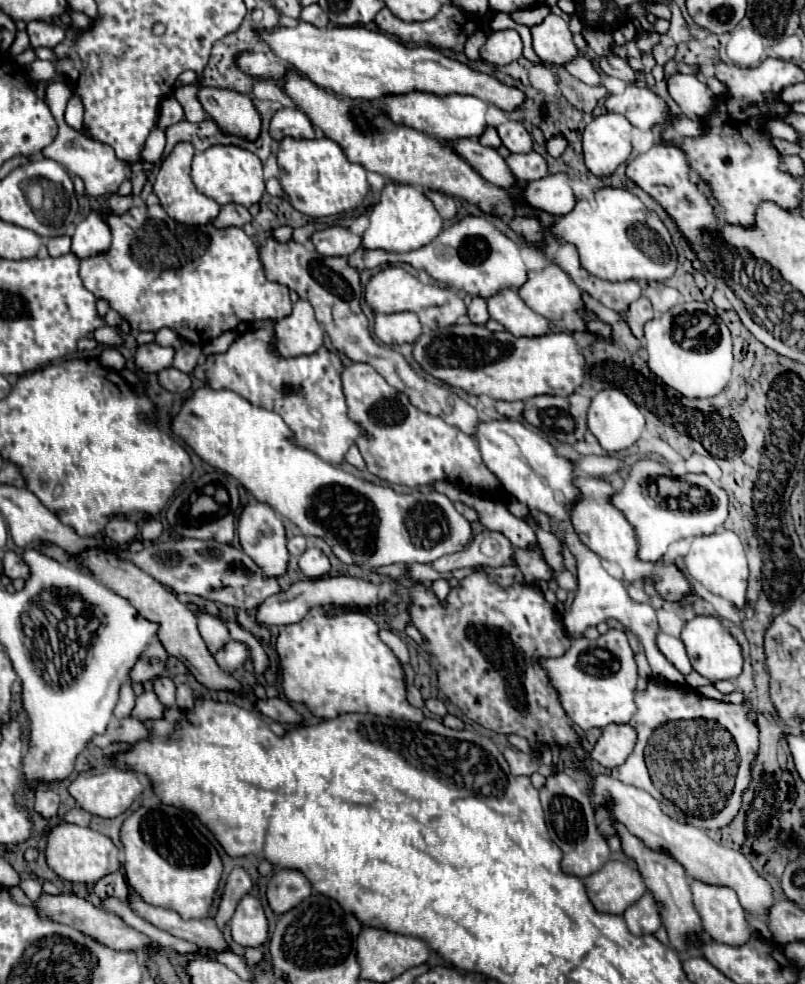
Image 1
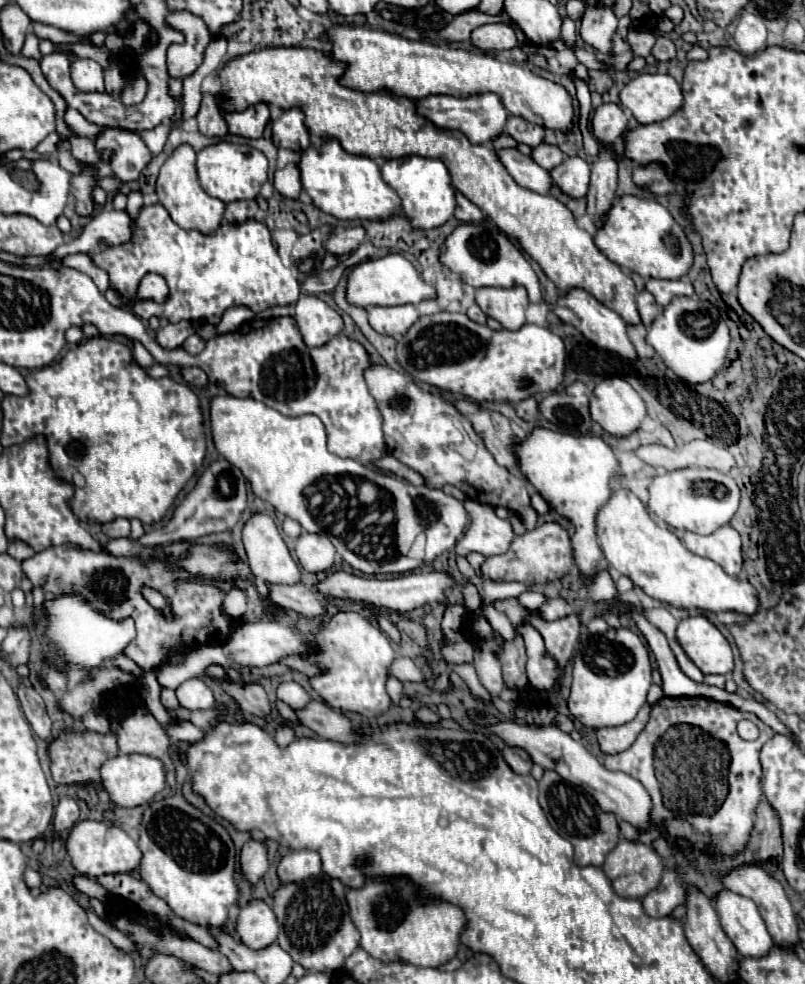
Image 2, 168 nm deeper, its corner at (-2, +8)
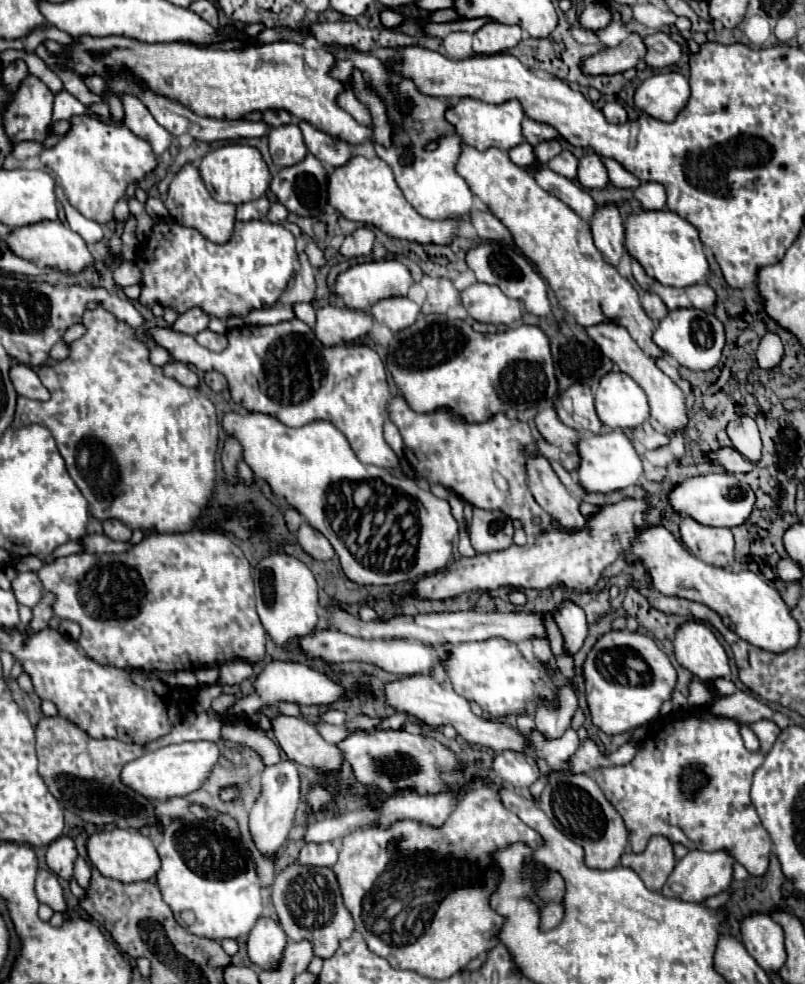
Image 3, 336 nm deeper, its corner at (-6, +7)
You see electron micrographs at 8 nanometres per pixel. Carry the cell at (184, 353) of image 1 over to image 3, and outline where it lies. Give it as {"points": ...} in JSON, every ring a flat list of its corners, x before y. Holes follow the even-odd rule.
{"points":[[211,330,199,332,199,334,195,336,195,340,197,340,201,346,205,346,205,348,209,348,209,350,213,350,213,352,221,352,221,350,227,348,227,336,225,336,225,334,211,332]]}

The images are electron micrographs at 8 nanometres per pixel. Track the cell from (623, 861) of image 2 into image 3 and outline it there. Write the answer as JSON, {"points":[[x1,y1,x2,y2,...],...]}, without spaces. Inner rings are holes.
{"points":[[653,836,641,854,625,854,621,864,635,870,649,890,659,892,675,868,673,844,665,836]]}

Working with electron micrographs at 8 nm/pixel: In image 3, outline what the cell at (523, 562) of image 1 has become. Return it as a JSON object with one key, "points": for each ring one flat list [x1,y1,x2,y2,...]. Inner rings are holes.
{"points":[[647,498,641,500,625,500,613,506,605,506,597,516,589,520,587,530,579,530,579,534,567,534,565,530,539,534,535,542,525,546,509,546,507,550,489,552,489,554,475,554,473,558,457,558,451,566,431,576,425,576,417,582,415,594,419,598,453,598,463,592,489,592,499,586,511,586,519,590,535,588,543,590,551,584,563,584,571,590,585,592,593,590,601,572,615,562,617,556,627,550,639,534,643,526,643,516,651,502]]}

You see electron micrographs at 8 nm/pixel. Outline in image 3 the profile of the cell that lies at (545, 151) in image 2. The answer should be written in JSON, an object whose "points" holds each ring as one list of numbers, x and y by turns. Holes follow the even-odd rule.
{"points":[[563,150,559,156,555,156,553,160,547,162,547,166,553,172,557,172,557,174,569,178,569,180,577,178,577,164,579,164,579,160,571,152,567,152,567,150]]}

